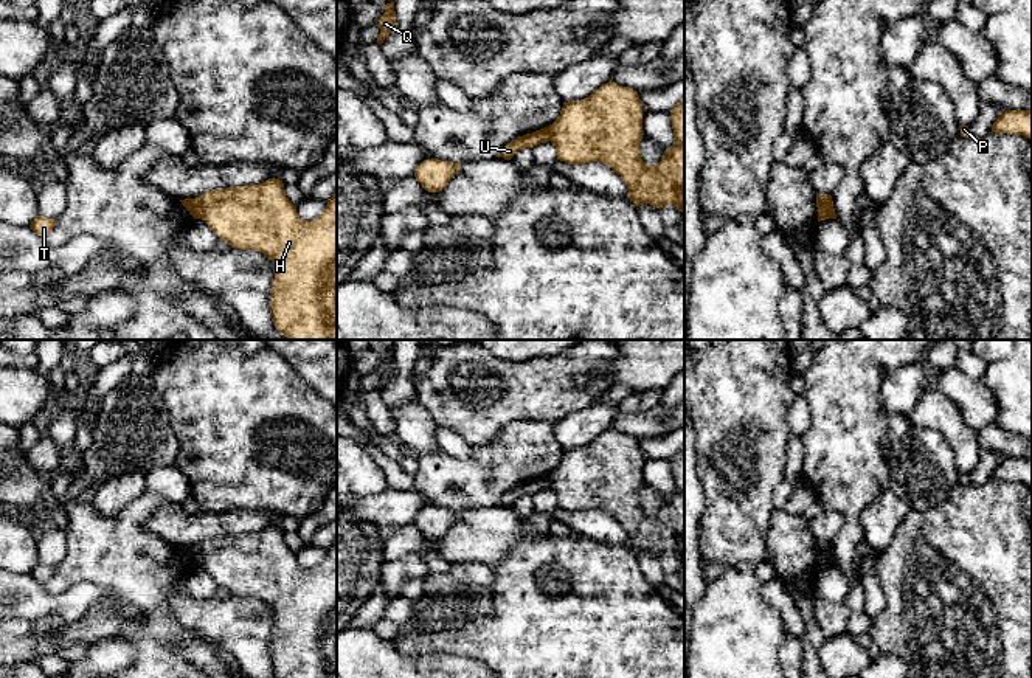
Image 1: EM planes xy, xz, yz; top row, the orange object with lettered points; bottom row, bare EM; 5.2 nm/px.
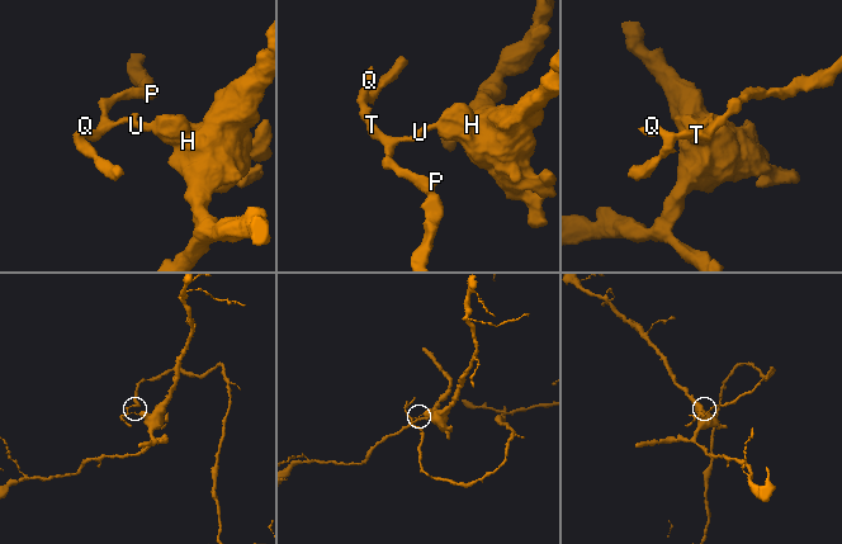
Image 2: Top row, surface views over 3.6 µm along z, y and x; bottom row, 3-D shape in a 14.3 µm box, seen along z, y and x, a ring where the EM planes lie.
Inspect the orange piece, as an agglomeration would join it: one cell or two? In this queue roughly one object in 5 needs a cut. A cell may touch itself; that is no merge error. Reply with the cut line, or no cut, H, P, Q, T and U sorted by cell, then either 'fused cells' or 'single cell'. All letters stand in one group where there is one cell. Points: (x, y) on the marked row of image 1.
xy (197, 197), (200, 217) | H / P Q T U | fused cells

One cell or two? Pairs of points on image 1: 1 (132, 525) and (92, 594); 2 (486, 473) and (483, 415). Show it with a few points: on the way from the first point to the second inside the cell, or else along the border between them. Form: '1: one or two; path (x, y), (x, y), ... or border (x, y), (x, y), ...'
1: two; border (104, 587), (106, 594), (83, 616)
2: two; border (516, 421), (494, 439), (474, 447)

